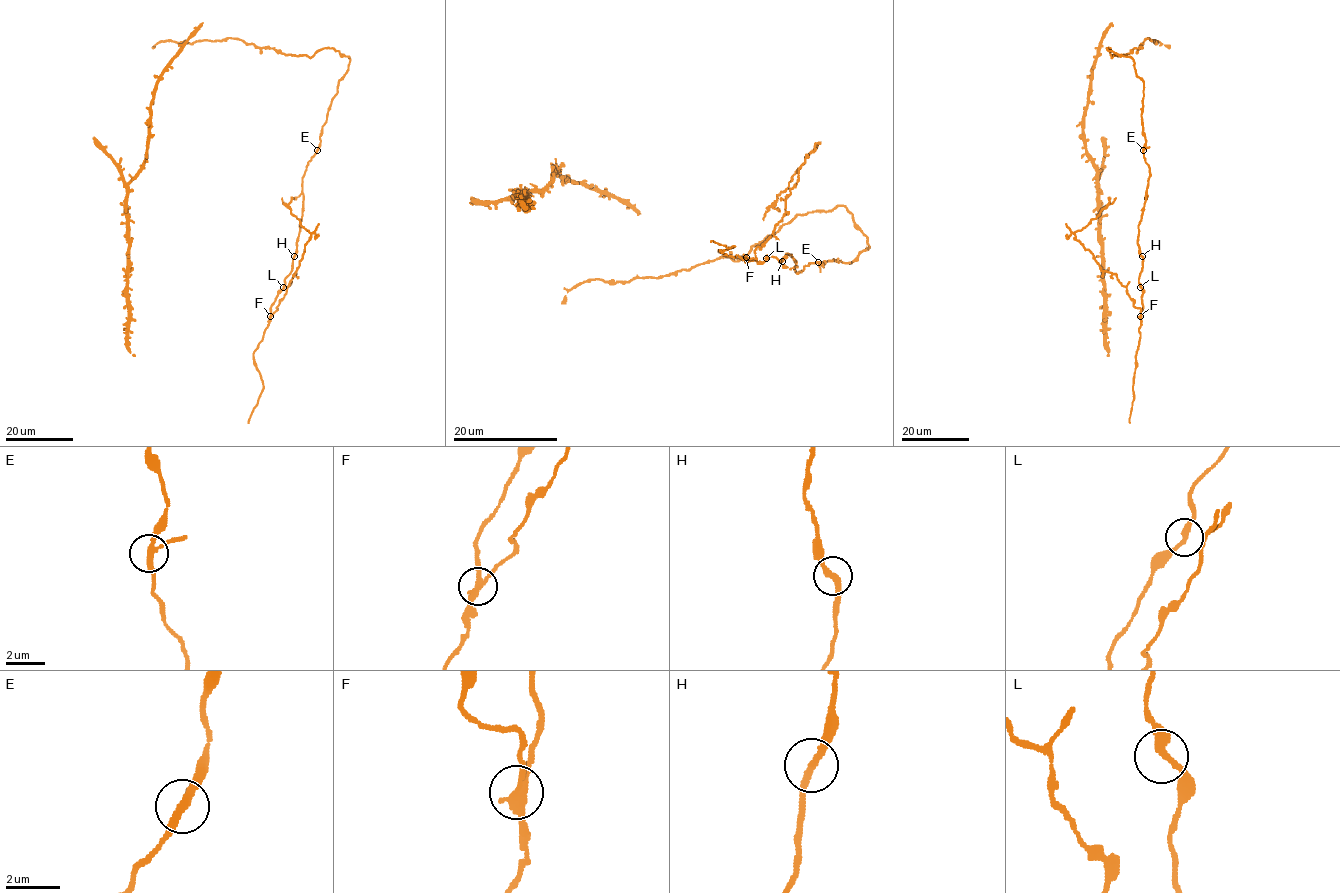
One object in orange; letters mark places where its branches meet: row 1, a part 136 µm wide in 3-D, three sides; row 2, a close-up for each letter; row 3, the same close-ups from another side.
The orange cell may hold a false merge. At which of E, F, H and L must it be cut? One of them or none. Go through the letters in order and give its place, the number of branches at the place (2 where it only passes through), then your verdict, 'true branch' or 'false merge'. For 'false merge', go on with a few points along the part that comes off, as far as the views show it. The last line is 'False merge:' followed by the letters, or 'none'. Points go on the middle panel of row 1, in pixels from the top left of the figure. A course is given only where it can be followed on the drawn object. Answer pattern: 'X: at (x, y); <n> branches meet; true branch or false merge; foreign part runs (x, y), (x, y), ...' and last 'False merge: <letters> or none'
E: at (818, 262); 3 branches meet; true branch
F: at (746, 257); 3 branches meet; false merge; foreign part runs (746, 258), (756, 258), (755, 250), (771, 237), (773, 227), (783, 218), (785, 199), (808, 155), (763, 220)
H: at (782, 261); 2 branches meet; true branch
L: at (766, 258); 2 branches meet; true branch
False merge: F

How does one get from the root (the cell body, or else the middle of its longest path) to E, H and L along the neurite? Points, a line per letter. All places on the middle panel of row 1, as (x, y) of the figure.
E: (811, 212), (843, 205), (869, 246), (851, 263), (834, 259), (823, 267), (818, 262)
H: (811, 212), (843, 205), (869, 247), (851, 263), (810, 263), (801, 272), (787, 252), (781, 260)
L: (811, 212), (843, 205), (869, 247), (851, 263), (810, 263), (801, 272), (787, 252), (780, 262), (766, 258)

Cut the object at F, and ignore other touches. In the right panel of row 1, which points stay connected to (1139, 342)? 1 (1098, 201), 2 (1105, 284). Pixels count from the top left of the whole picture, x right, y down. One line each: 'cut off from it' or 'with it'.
1: with it
2: with it

